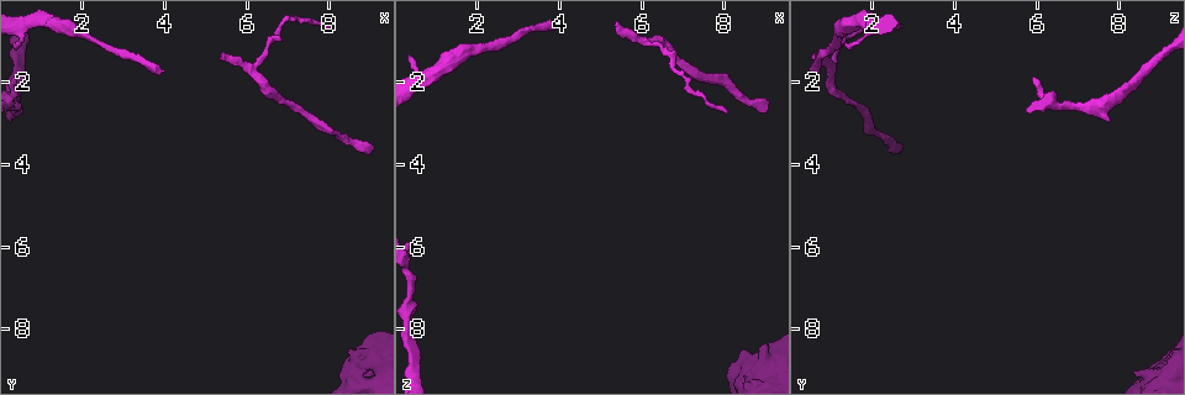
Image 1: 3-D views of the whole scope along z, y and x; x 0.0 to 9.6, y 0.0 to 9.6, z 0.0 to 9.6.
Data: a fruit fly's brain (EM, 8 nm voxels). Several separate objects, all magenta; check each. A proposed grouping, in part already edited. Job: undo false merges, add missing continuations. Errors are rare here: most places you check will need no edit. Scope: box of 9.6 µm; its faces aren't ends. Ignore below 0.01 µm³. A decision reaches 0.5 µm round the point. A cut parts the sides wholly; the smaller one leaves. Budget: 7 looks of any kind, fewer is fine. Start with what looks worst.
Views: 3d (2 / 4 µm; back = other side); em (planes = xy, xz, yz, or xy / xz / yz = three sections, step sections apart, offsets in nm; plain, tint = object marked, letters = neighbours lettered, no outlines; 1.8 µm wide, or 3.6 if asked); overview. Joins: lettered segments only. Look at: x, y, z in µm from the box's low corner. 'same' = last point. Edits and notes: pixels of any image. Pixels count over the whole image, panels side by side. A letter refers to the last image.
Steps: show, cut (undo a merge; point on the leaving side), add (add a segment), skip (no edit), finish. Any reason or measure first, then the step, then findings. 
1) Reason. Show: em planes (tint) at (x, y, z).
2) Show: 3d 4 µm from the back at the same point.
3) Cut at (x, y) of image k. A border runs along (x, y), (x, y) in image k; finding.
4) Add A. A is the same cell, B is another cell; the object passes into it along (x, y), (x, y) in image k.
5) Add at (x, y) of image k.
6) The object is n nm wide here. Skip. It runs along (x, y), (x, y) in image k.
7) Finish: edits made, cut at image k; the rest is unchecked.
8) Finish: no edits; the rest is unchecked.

Free end. Show: em yz step 4 (letters) at (4.00, 1.75, 0.65).

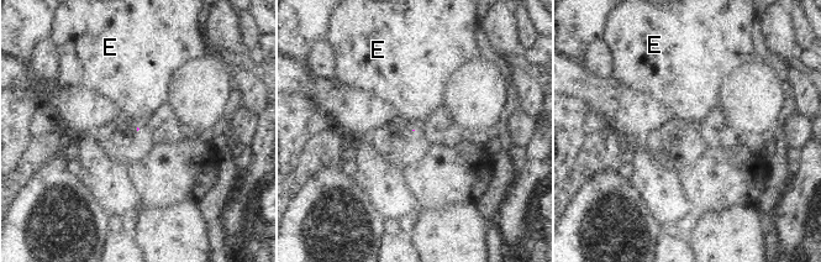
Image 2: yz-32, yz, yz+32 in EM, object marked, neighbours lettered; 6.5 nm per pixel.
Cut it another way. Show: em planes (letters) at the same point.

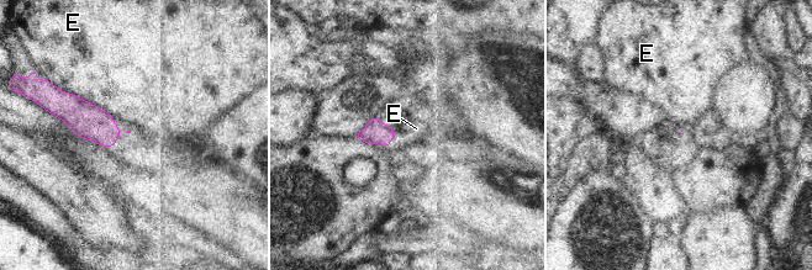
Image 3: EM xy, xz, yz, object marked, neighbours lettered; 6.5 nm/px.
The longest contact is with E, 360 nm. Skip. E is another cell; none of them fits.

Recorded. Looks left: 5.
Branch point. Show: 3d 2 µm at (6.20, 1.70, 1.00).

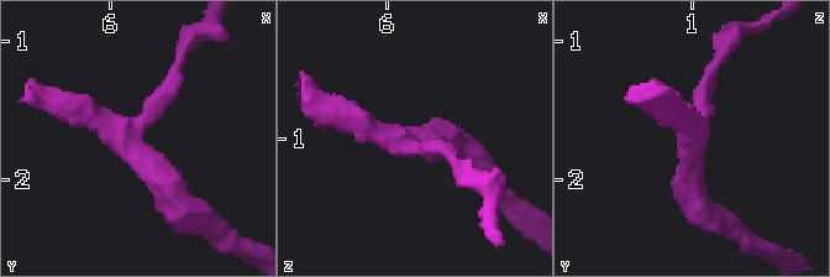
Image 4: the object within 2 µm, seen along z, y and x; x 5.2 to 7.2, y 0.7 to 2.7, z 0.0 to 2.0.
Show: em xz step 8 (tint) at (6.12, 1.64, 1.02).

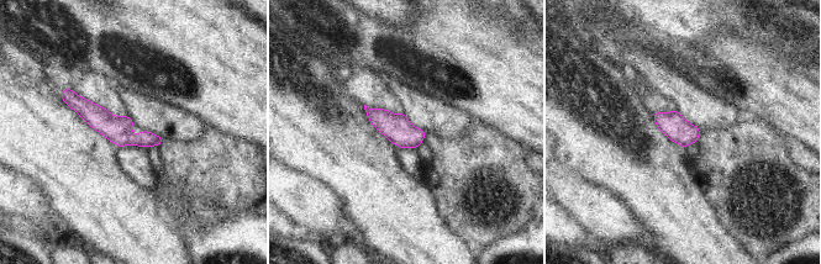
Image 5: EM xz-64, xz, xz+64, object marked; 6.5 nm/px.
See the neighbours. Show: em xz step 8 (letters) at the same point.

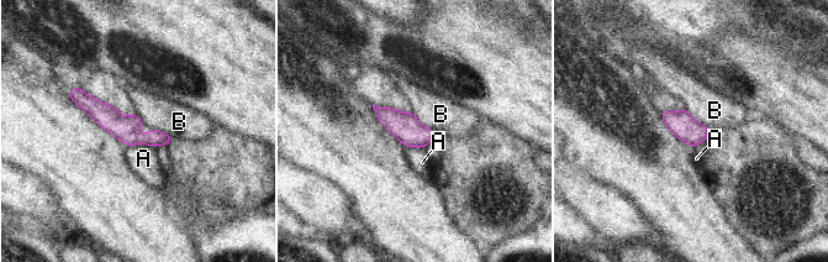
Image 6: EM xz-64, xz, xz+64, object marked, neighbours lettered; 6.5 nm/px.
Skip. A and B are other cells; it runs along (75, 92), (131, 135), (165, 141) in image 6; continuous, no second neuron.

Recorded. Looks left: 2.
Finish: no edits; the rest is unchecked.

